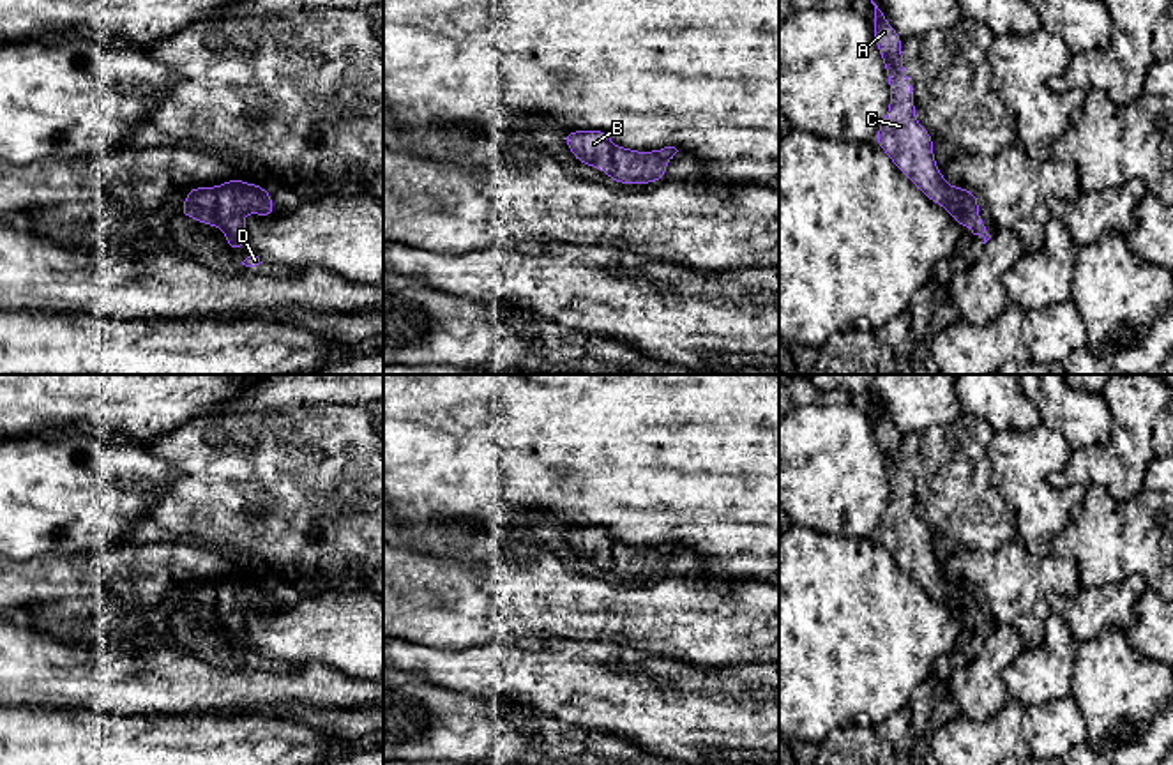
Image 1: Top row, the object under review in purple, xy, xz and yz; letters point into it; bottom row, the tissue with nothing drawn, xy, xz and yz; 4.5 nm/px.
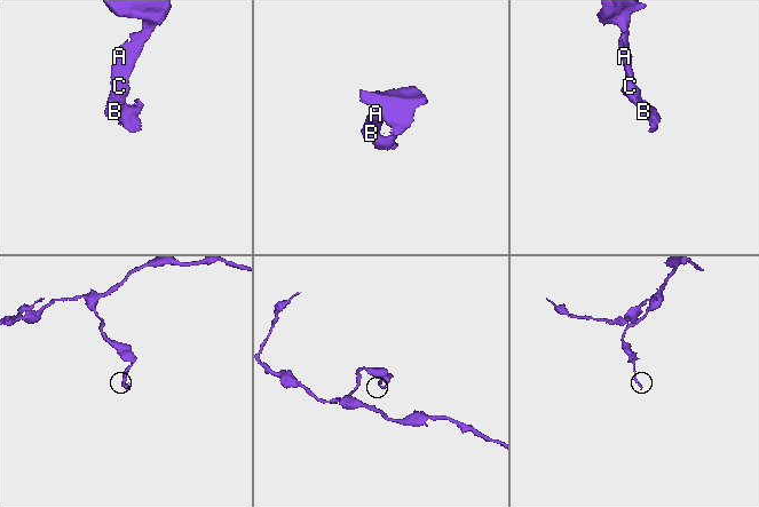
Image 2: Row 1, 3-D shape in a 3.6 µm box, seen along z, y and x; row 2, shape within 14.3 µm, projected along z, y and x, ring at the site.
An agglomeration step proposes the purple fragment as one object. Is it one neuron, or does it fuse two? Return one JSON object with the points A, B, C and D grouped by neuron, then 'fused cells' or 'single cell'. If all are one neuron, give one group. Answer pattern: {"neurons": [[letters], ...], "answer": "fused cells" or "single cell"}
{"neurons": [["A", "B", "C"], ["D"]], "answer": "fused cells"}

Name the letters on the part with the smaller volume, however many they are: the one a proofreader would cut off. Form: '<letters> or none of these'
D

